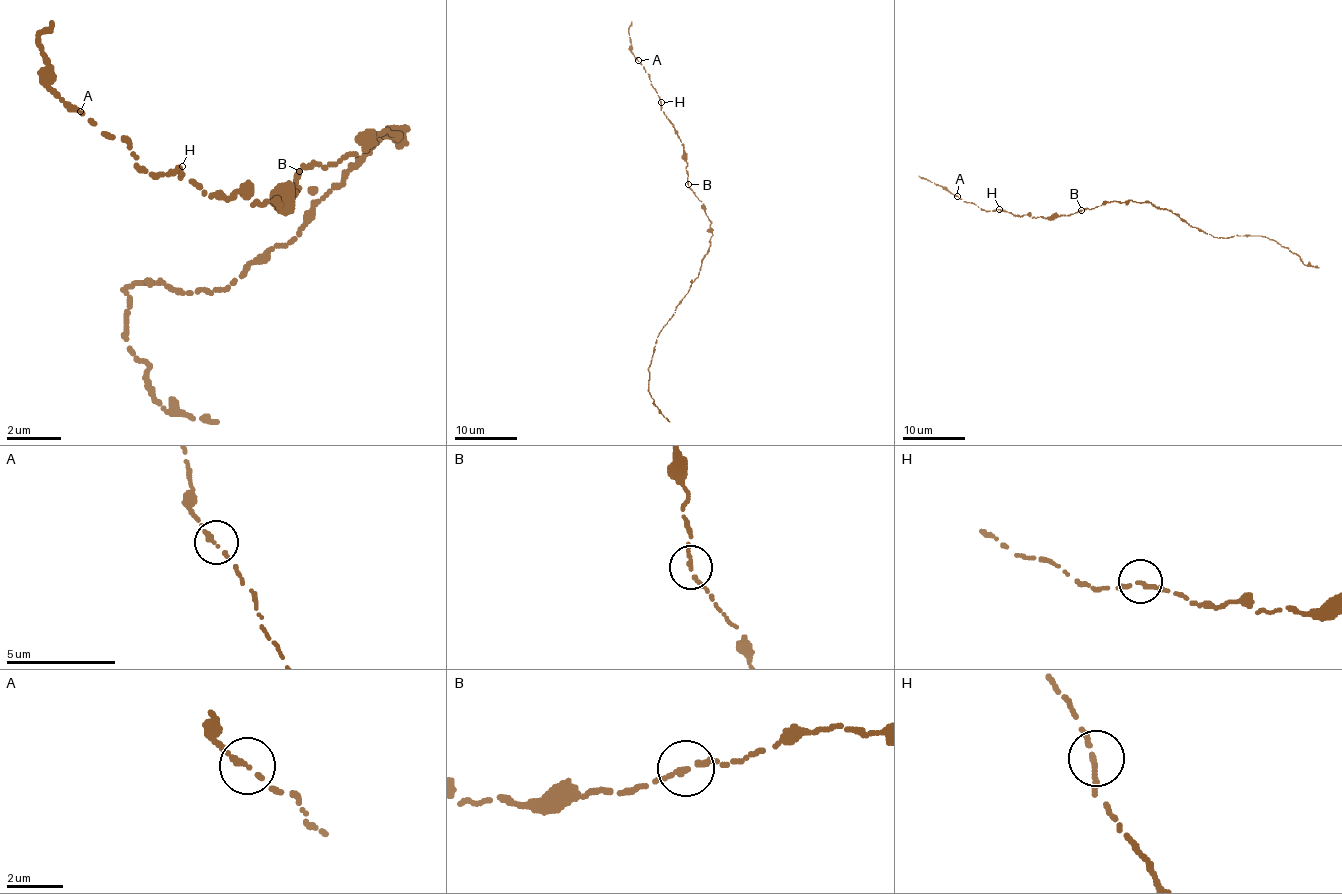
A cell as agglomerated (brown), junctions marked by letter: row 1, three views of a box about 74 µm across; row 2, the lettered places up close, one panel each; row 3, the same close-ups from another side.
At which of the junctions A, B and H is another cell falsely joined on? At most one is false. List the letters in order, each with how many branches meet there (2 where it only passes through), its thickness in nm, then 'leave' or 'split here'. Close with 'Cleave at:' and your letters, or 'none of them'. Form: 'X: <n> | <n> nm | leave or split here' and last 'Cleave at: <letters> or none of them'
A: 1 | 280 nm | leave
B: 1 | 280 nm | leave
H: 1 | 260 nm | leave
Cleave at: none of them

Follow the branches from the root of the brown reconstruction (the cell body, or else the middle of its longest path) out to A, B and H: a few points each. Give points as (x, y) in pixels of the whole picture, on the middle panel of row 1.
A: (711, 223), (705, 206), (688, 185), (686, 153), (677, 131), (661, 109), (660, 97), (638, 60)
B: (711, 223), (705, 206), (688, 184)
H: (711, 223), (705, 206), (688, 185), (686, 153), (674, 125), (661, 109), (661, 102)

